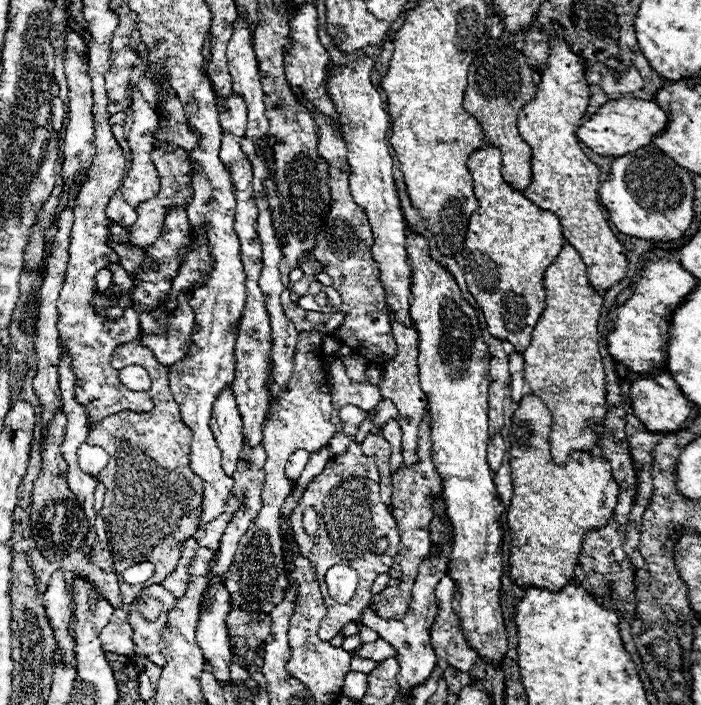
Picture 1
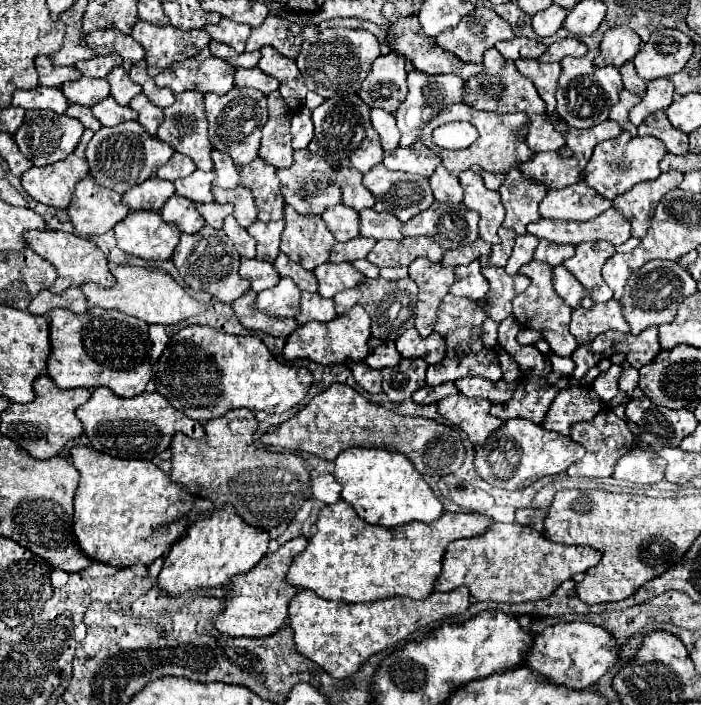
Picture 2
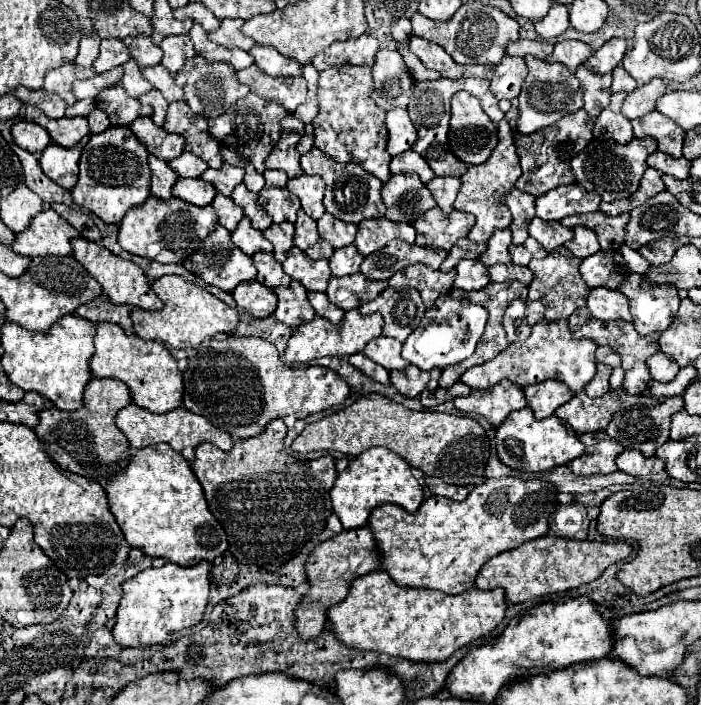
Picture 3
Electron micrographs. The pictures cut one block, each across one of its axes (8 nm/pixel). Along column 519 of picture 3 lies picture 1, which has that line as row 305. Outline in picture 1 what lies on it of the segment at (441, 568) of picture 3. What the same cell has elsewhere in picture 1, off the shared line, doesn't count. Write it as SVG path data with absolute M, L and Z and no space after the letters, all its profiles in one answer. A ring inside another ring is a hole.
M484 146L468 158L478 208L472 212L468 222L460 266L470 294L484 312L490 334L510 342L514 350L522 354L532 340L534 326L546 310L544 272L560 254L564 236L558 218L548 210L540 210L526 196L512 190L504 182L500 168L500 150L492 146Z

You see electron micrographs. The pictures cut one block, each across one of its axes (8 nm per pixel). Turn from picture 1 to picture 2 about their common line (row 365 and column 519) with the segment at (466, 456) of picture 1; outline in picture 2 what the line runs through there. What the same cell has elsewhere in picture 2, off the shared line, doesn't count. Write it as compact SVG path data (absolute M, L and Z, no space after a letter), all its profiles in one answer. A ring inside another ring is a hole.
M514 418L506 420L498 432L492 432L486 438L486 444L476 448L474 468L480 478L484 478L488 484L504 490L520 490L530 486L532 482L566 472L566 468L580 460L584 456L584 448L580 444L574 444L568 436L560 436L558 432L544 430L542 426L536 426L530 420Z

